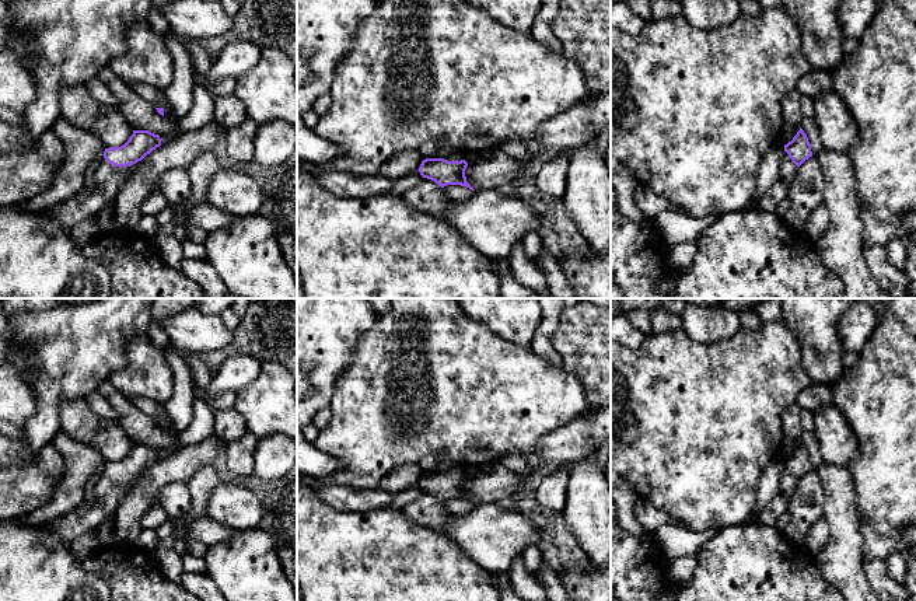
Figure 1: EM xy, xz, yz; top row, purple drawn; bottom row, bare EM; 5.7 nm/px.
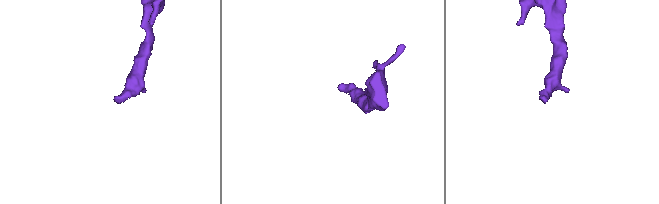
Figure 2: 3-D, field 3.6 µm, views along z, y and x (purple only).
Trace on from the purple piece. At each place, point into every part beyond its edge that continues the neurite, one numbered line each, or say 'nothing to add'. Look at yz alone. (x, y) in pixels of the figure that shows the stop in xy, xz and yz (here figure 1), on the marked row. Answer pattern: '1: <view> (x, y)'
1: yz (789, 170)

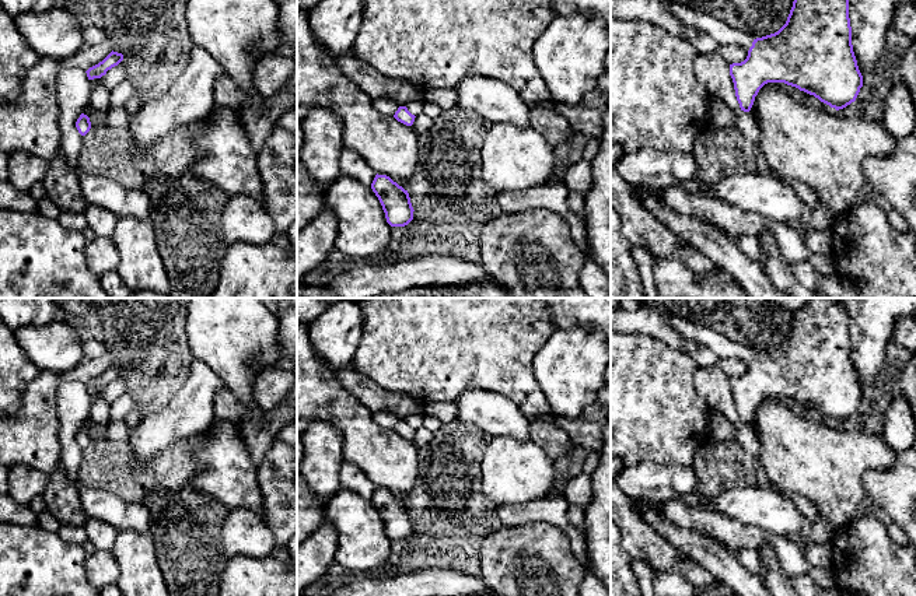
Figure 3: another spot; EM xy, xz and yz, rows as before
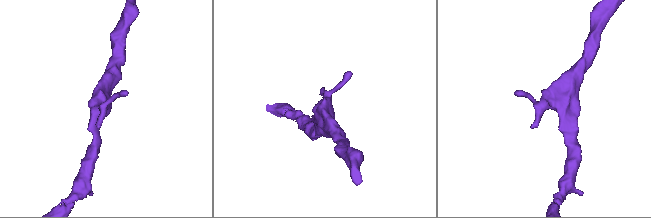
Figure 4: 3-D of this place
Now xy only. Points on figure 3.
nothing to add

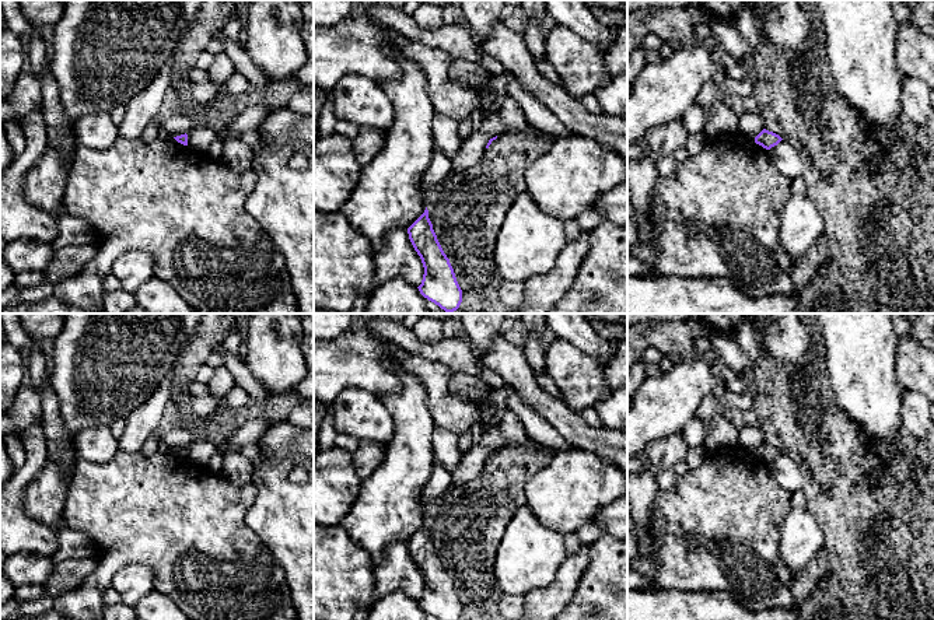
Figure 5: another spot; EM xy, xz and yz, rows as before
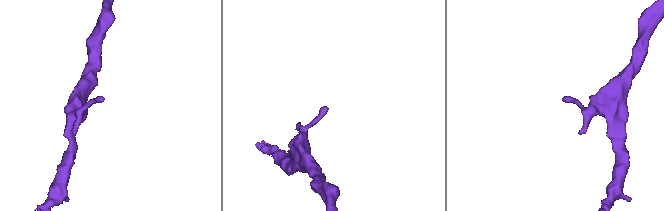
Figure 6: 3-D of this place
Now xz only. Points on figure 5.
nothing to add

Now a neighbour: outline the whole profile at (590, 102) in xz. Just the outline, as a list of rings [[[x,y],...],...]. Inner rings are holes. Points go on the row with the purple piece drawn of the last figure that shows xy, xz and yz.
[[[594,94],[584,95],[584,97],[578,98],[578,101],[591,113],[602,113],[602,106]]]

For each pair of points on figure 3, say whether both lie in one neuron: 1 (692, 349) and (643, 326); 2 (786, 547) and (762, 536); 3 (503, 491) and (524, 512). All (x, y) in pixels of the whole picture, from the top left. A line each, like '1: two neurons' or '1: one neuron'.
1: one neuron
2: one neuron
3: two neurons

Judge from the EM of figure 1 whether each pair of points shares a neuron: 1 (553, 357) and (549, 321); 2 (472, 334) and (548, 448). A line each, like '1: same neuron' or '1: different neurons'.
1: same neuron
2: different neurons

